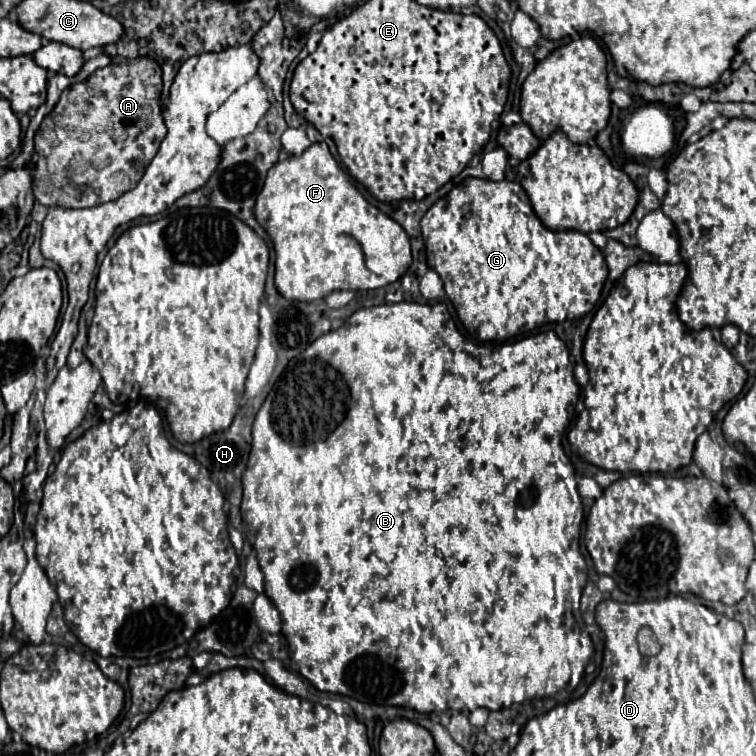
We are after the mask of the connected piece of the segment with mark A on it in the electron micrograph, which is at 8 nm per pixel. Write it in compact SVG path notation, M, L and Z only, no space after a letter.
M150 56L134 58L128 62L112 62L106 68L92 72L84 82L66 88L54 106L54 110L42 120L40 130L34 136L34 174L32 192L44 206L60 208L92 208L102 202L120 198L126 190L132 190L142 178L146 166L158 152L166 126L162 122L160 108L162 70Z

